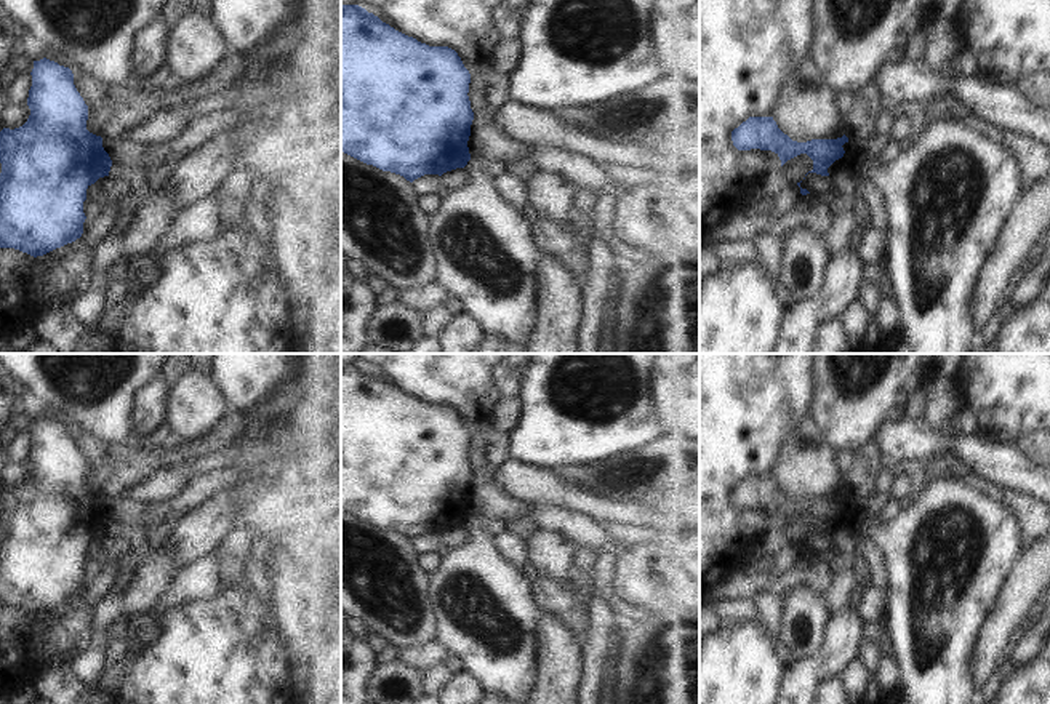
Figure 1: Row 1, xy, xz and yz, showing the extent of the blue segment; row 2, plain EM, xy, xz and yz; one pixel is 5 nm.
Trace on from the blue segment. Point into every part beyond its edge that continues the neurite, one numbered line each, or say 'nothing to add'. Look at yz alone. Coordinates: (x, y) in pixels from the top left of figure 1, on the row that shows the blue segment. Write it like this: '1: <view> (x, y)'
nothing to add

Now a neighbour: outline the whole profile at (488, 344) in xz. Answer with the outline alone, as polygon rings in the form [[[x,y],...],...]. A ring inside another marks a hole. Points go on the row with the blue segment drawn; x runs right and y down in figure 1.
[[[485,334],[472,354],[525,354],[525,349],[509,344],[501,338]]]

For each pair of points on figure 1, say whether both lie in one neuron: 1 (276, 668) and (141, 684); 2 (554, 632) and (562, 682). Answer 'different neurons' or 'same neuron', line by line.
1: same neuron
2: same neuron

